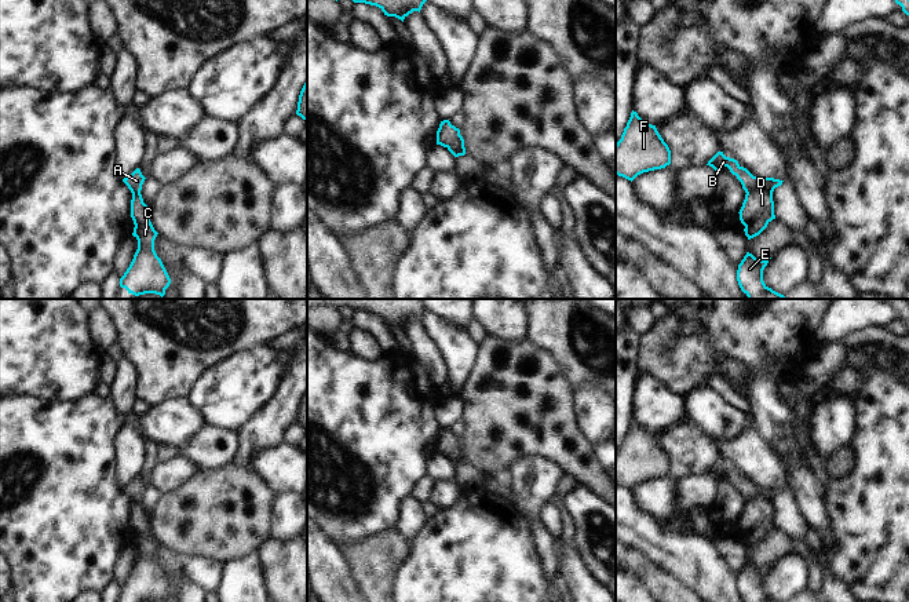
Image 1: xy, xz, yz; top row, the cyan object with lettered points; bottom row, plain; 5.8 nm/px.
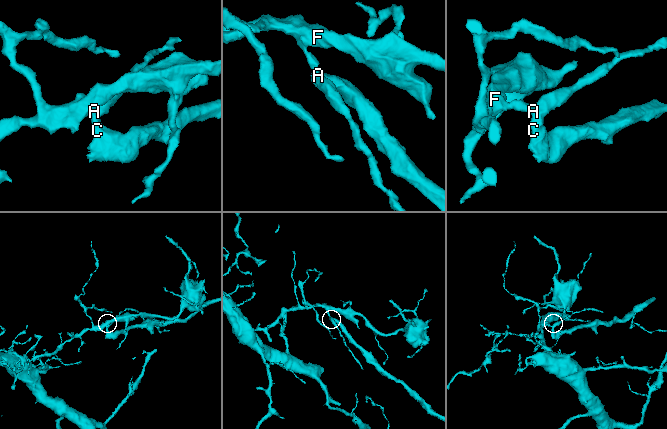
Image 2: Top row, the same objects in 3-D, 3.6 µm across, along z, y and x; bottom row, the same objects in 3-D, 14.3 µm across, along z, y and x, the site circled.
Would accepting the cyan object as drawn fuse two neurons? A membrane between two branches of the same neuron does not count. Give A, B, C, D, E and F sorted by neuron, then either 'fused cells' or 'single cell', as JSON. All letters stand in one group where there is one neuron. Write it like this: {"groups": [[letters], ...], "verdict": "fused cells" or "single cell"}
{"groups": [["A", "B", "F"], ["C", "D", "E"]], "verdict": "fused cells"}

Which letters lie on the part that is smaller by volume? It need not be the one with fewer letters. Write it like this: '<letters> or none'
C, D, E

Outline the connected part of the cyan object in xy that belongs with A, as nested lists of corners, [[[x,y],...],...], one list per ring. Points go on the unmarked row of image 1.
[[[136,477],[131,484],[123,488],[123,490],[128,495],[132,503],[140,501],[142,493],[145,490],[145,485],[142,484],[140,478]]]

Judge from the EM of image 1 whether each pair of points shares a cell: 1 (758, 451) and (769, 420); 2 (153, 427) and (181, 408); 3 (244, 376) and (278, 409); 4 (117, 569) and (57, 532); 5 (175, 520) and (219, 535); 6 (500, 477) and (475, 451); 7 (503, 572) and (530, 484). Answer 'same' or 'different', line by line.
1: different
2: same
3: different
4: different
5: same
6: different
7: different

